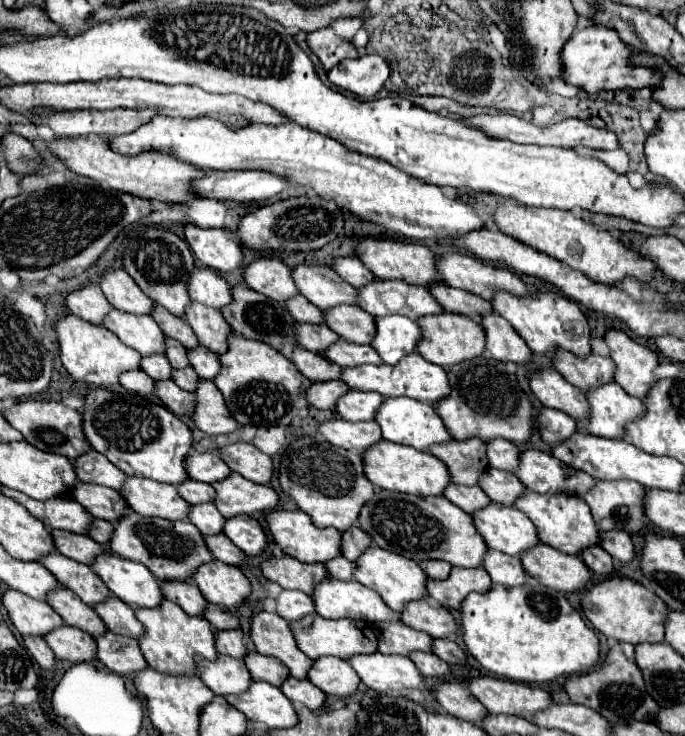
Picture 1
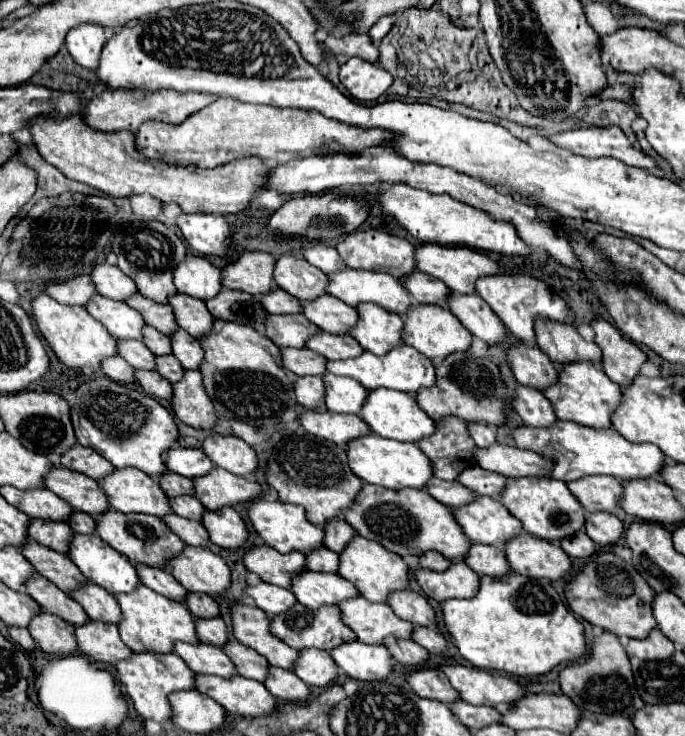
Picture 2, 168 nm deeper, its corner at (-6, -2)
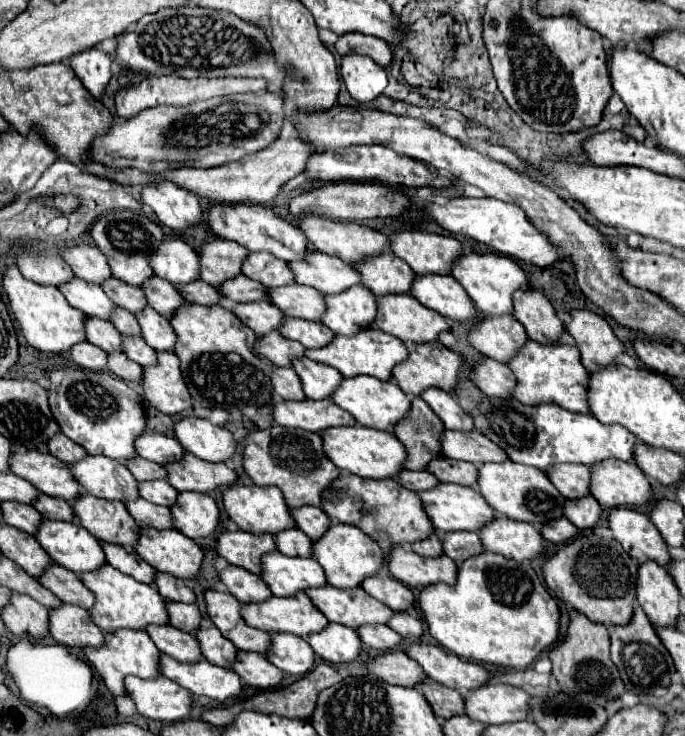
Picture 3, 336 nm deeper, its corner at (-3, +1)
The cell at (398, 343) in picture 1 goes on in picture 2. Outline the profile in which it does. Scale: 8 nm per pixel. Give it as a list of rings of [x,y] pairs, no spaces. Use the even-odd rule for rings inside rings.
[[[361,302],[355,310],[359,320],[347,334],[353,336],[365,350],[383,356],[387,350],[401,344],[403,320],[399,314],[383,310],[373,302]]]

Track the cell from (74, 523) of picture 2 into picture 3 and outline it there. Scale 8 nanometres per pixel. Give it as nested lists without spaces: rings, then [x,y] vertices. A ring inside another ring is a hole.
[[[40,495],[38,501],[34,503],[34,507],[40,511],[40,515],[42,515],[44,519],[54,519],[54,521],[74,521],[72,505],[70,505],[68,501],[64,501],[64,499]]]

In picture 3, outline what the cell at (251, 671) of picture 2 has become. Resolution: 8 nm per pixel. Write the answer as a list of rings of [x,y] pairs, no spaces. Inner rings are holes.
[[[200,627],[196,631],[196,639],[200,641],[204,659],[208,659],[210,663],[226,669],[230,669],[232,663],[236,663],[236,655],[238,655],[236,645],[224,639],[216,627]]]

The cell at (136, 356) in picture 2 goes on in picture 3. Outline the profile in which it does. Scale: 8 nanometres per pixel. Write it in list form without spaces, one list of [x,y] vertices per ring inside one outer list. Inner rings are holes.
[[[88,317],[88,321],[86,321],[86,337],[88,337],[90,343],[94,343],[96,347],[100,347],[104,351],[124,351],[120,347],[122,335],[116,331],[116,327],[112,327],[110,321]]]

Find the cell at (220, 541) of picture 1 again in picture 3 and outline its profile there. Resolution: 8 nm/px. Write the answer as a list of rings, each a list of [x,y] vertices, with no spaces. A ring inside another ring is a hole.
[[[136,499],[136,501],[126,501],[124,503],[126,509],[130,511],[130,515],[146,527],[156,527],[156,529],[172,529],[172,517],[170,517],[170,507],[160,507],[160,505],[152,505],[144,499]]]

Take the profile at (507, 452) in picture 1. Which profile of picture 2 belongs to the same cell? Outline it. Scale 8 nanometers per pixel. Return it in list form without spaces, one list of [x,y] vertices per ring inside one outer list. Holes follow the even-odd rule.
[[[467,422],[467,432],[475,440],[475,444],[481,446],[481,448],[491,446],[491,444],[497,442],[493,428],[489,428],[489,426],[481,424],[481,422]]]

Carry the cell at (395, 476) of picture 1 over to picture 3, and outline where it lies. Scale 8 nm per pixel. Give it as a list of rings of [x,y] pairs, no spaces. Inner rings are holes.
[[[332,427],[322,433],[324,453],[334,461],[336,467],[366,479],[394,479],[404,471],[404,459],[408,457],[404,445],[390,431],[356,427]]]

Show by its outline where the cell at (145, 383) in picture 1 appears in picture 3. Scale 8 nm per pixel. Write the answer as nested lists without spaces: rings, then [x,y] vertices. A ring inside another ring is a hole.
[[[88,341],[74,345],[70,355],[84,369],[108,371],[108,353],[100,351],[100,347],[92,347],[92,343],[88,343]]]

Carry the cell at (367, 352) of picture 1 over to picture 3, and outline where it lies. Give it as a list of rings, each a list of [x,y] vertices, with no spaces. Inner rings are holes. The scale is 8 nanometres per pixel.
[[[292,317],[284,319],[284,325],[278,329],[278,333],[302,343],[306,349],[326,347],[336,337],[336,333],[328,331],[328,327],[324,327],[324,323],[314,323],[314,321],[306,321],[306,319],[292,319]]]

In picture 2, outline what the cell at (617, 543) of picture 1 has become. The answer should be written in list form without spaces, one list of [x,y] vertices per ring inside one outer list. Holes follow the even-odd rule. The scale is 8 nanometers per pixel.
[[[595,512],[595,514],[585,514],[585,532],[587,536],[605,546],[605,544],[613,544],[619,540],[619,536],[623,534],[623,524],[619,522],[617,516],[609,514],[609,512]]]

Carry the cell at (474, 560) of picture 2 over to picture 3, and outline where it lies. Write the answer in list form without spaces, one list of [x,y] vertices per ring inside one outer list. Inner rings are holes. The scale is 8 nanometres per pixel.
[[[468,531],[446,533],[442,539],[442,547],[444,547],[444,555],[454,559],[456,563],[462,563],[464,559],[470,559],[472,555],[480,555],[480,551],[484,551],[484,545],[480,543],[480,535]]]

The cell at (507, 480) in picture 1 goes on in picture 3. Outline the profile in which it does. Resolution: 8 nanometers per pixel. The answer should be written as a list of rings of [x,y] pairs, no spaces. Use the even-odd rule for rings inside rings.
[[[434,459],[428,465],[428,471],[434,473],[444,483],[458,483],[464,487],[476,487],[478,467],[466,461],[452,461],[452,459]]]

